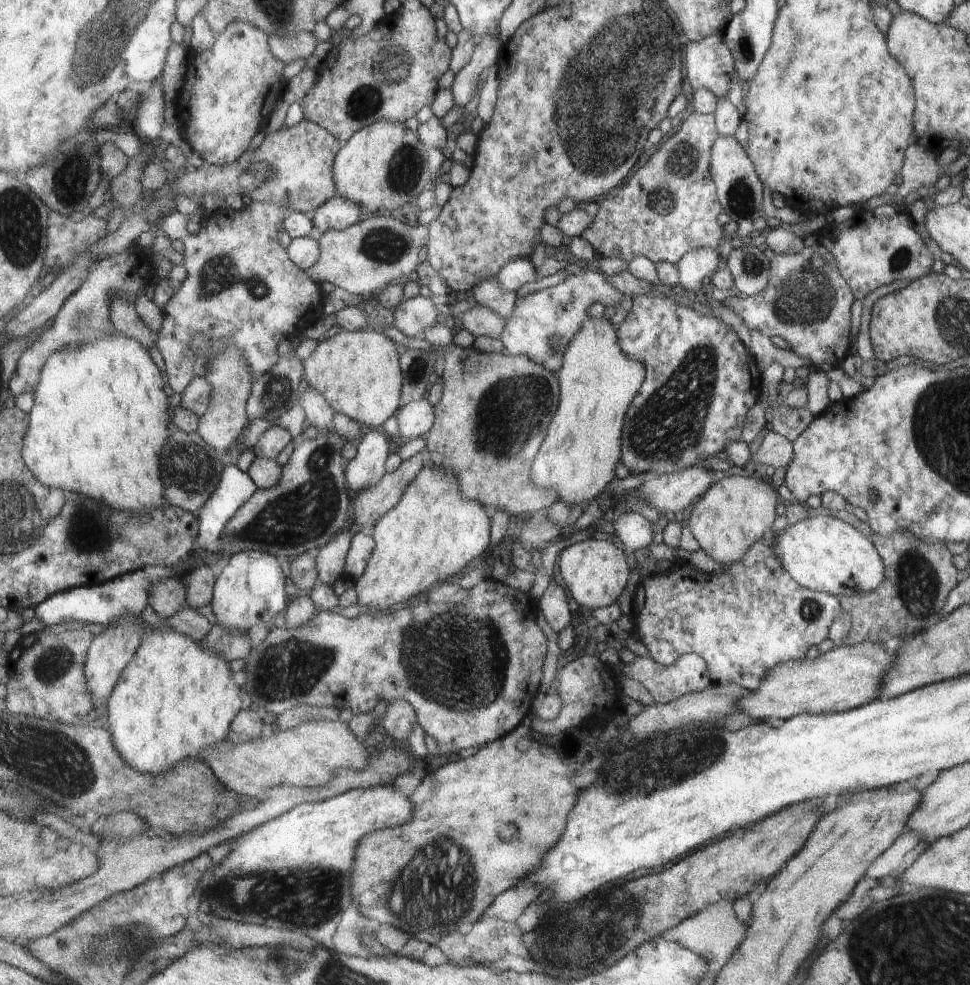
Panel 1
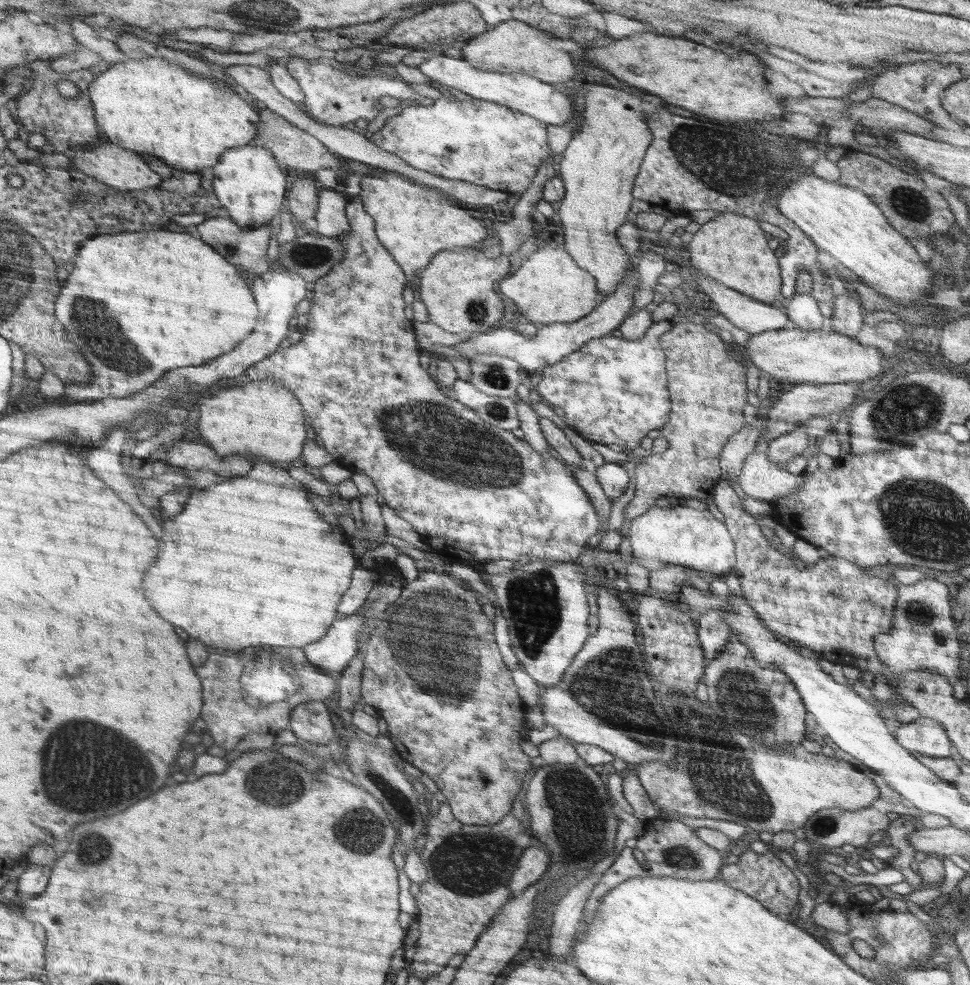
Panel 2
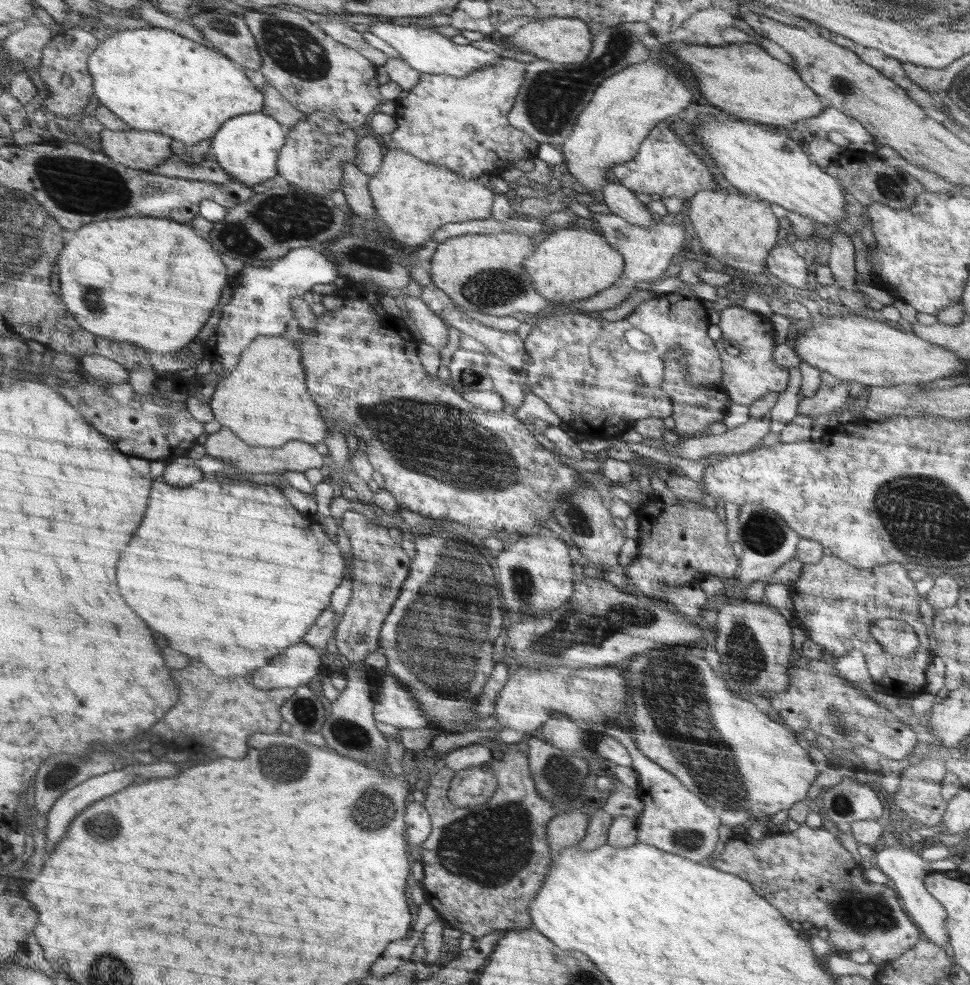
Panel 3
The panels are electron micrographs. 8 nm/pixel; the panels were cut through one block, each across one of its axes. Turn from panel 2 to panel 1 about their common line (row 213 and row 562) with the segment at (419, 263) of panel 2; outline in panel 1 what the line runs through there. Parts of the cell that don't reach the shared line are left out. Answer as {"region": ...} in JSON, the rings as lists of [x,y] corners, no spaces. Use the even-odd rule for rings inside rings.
{"region":[[[424,465],[404,490],[398,504],[376,522],[372,536],[375,542],[374,552],[370,554],[367,569],[354,582],[354,587],[357,604],[364,612],[382,614],[391,612],[390,607],[395,604],[412,598],[421,599],[428,590],[432,590],[430,586],[450,578],[452,574],[458,574],[472,558],[478,558],[490,544],[490,518],[486,516],[483,506],[464,498],[454,470],[438,470]]]}

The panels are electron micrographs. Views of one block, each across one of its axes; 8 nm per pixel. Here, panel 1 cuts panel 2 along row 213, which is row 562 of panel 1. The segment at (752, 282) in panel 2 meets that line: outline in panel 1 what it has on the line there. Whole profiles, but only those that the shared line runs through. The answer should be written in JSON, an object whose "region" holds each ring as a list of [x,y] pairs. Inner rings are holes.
{"region":[[[740,473],[728,476],[708,488],[707,493],[692,507],[692,514],[687,522],[690,531],[700,548],[713,560],[728,566],[742,562],[748,548],[758,543],[760,536],[776,518],[775,487],[762,480]]]}

